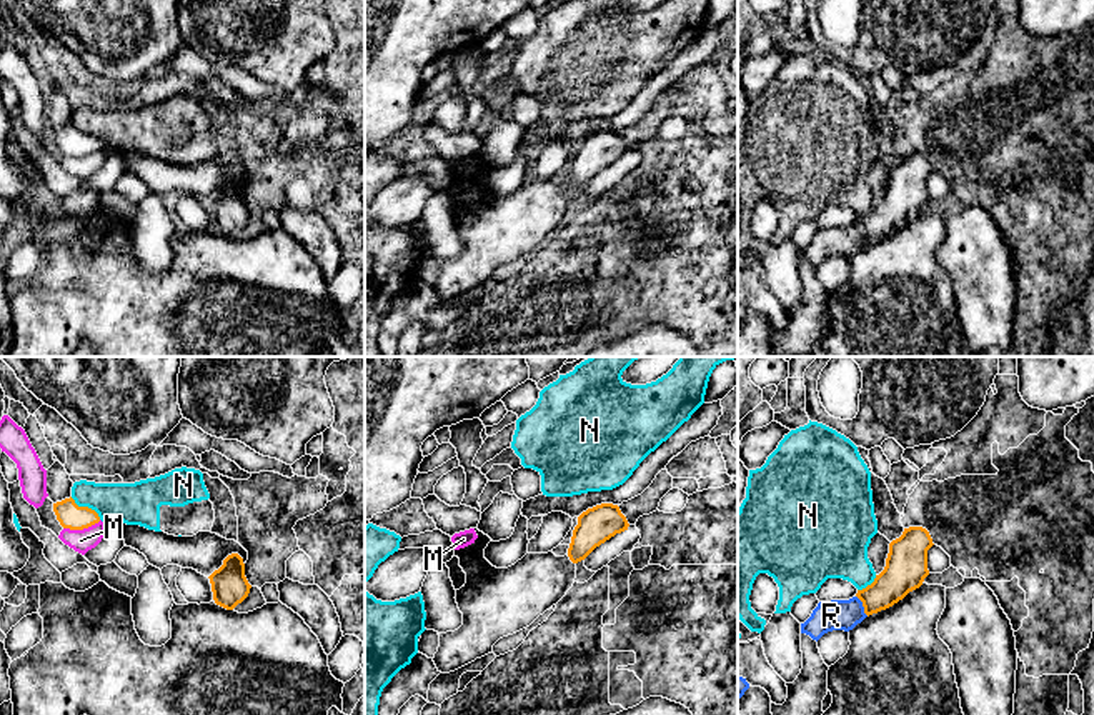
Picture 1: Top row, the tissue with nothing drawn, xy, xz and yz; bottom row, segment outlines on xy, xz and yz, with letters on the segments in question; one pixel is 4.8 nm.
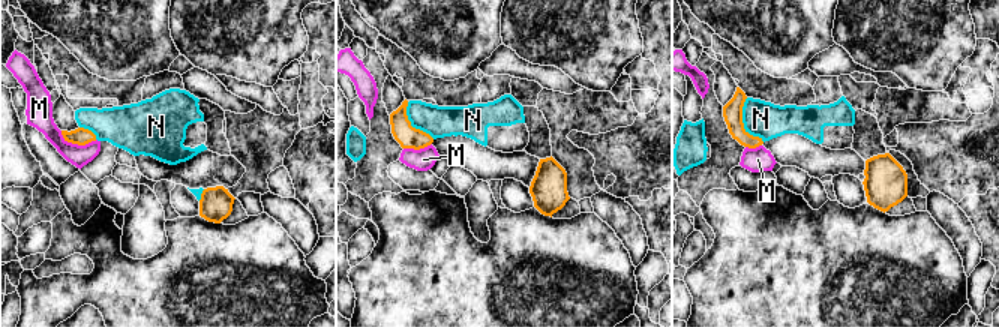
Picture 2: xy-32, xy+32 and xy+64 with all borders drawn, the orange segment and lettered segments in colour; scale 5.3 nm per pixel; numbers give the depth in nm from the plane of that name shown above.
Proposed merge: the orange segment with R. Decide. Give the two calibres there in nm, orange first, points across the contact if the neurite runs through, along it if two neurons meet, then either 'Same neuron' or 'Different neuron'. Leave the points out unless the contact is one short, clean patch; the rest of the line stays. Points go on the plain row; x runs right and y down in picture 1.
Thickness 190 nm (orange) against 140 nm. Path across: yz (903, 199), (880, 222), (863, 232), (845, 242), (831, 242). Same neuron

